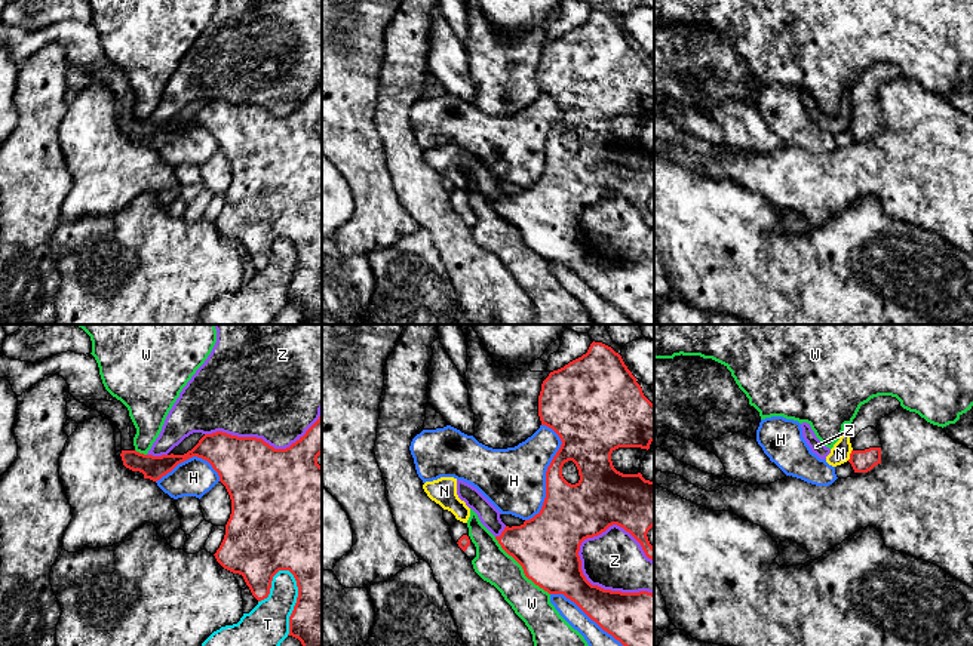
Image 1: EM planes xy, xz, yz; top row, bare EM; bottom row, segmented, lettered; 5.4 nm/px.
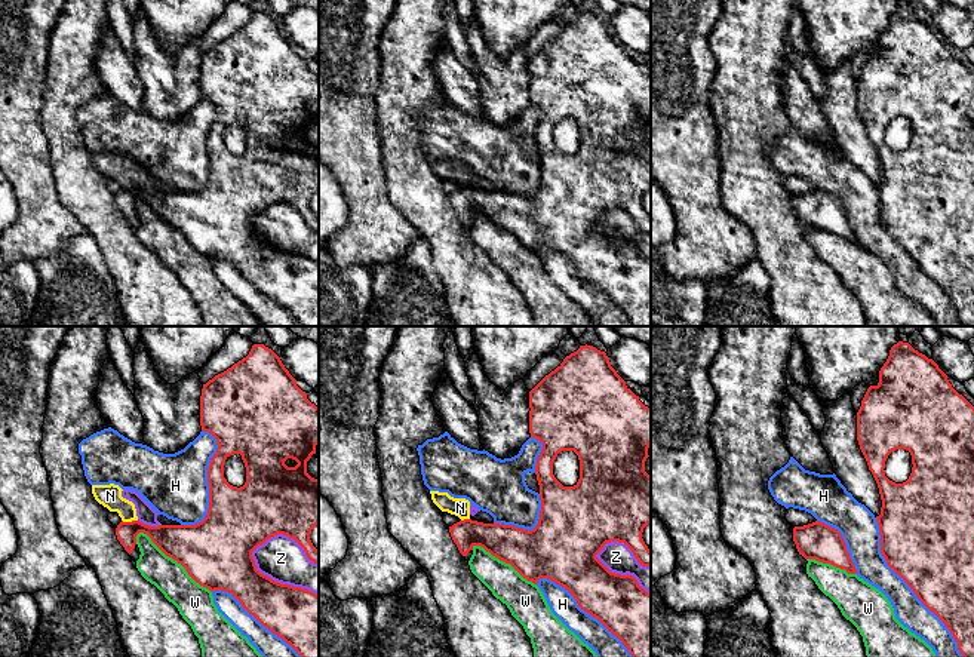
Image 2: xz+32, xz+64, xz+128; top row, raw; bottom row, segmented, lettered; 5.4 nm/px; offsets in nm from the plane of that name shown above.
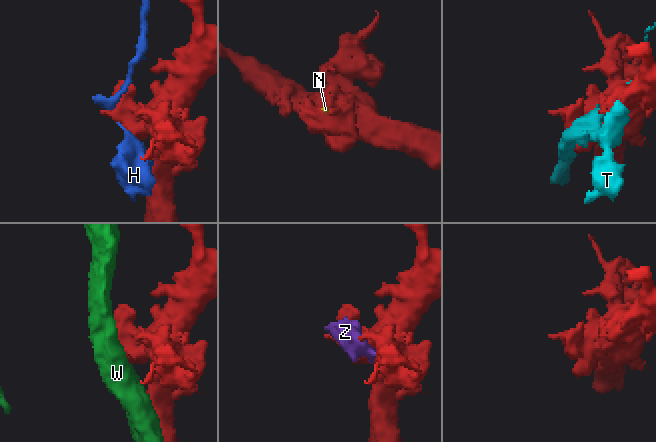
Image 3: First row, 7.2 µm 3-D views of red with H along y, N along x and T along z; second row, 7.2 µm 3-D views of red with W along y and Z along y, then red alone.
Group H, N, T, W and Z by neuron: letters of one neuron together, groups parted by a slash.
H / N Z / T / W

